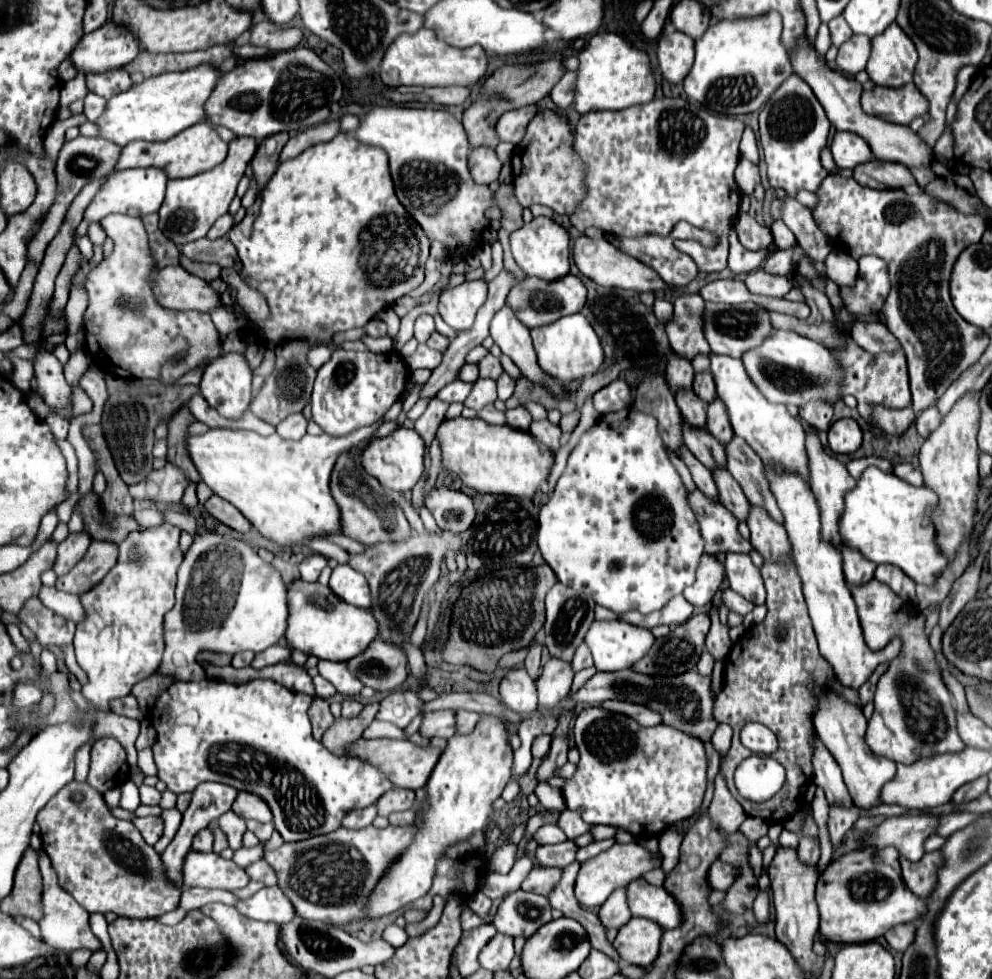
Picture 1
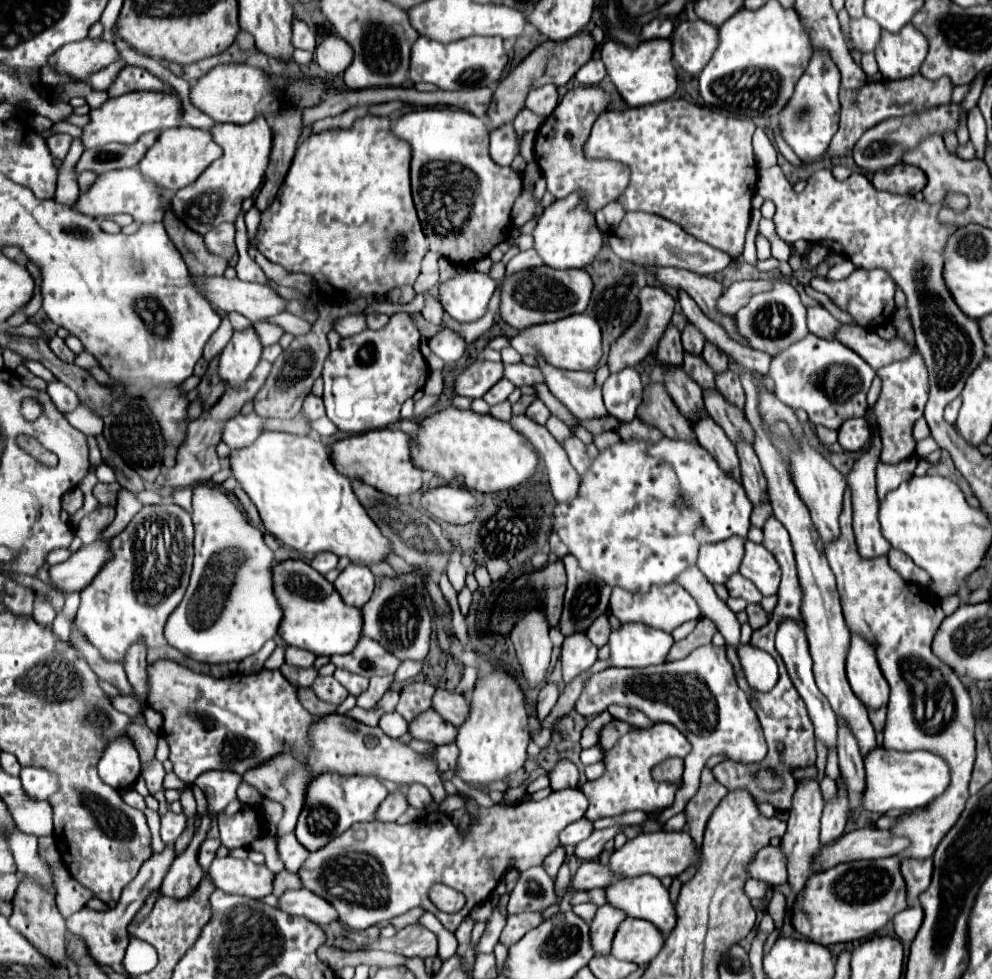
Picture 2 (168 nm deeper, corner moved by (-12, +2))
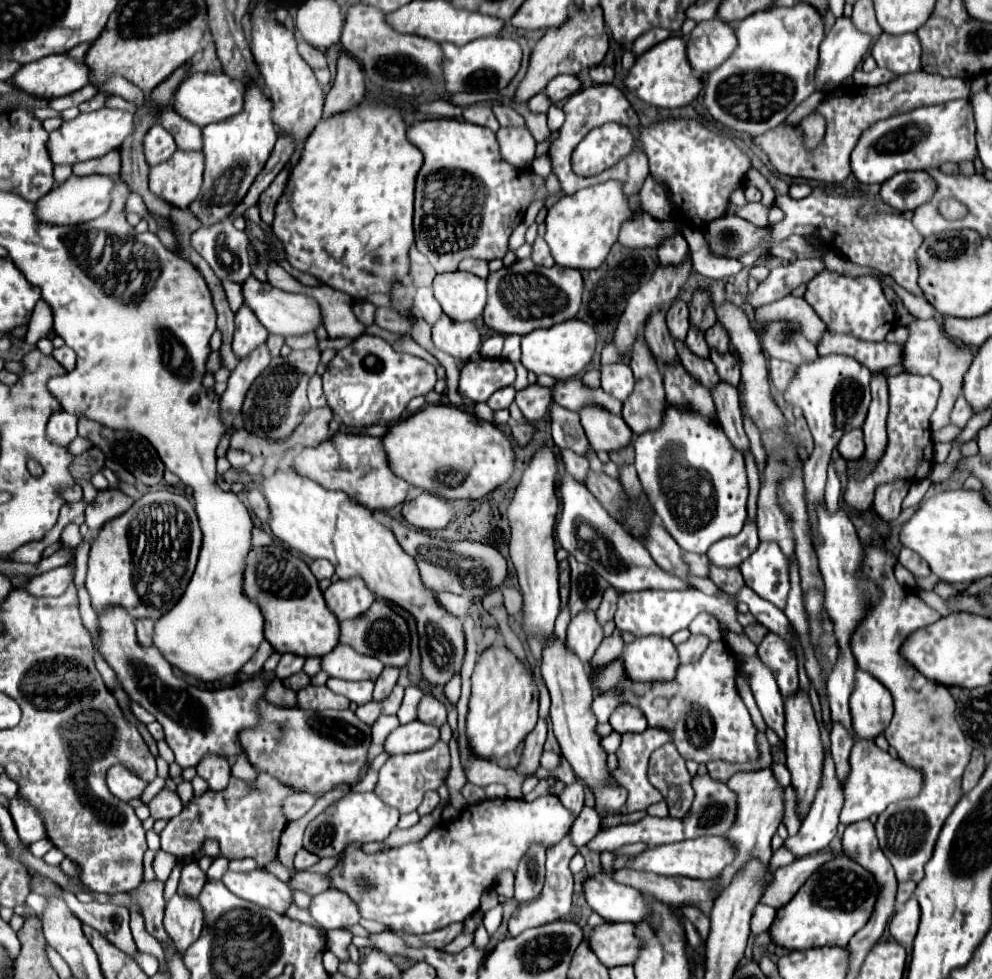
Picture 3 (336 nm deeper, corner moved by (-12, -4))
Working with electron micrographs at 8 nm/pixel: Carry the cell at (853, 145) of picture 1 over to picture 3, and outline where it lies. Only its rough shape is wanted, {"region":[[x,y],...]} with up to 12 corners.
{"region":[[968,99],[876,121],[860,183],[976,157]]}

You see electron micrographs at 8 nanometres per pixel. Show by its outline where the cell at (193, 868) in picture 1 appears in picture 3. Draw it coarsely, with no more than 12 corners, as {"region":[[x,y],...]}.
{"region":[[266,869],[226,871],[222,883],[240,899],[284,913],[292,891]]}

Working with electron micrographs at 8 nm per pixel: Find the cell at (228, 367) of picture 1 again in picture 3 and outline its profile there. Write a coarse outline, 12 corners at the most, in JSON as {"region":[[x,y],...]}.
{"region":[[248,307],[236,313],[232,341],[242,361],[266,343],[268,331],[252,317]]}

